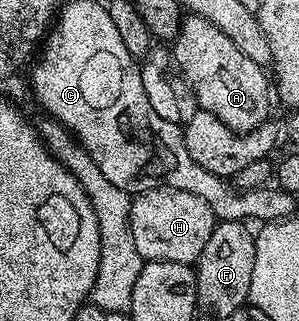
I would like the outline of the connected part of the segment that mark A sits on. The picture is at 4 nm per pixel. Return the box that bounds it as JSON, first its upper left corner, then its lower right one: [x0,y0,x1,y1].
[171,16,271,134]

